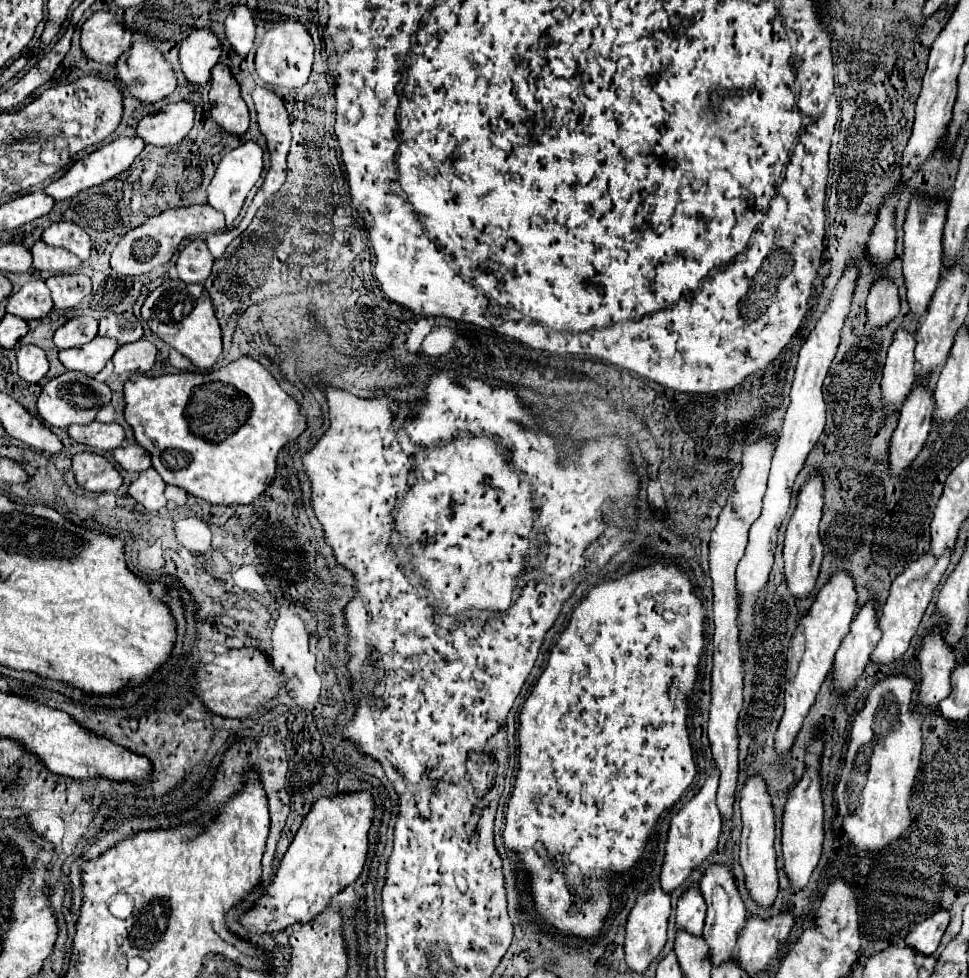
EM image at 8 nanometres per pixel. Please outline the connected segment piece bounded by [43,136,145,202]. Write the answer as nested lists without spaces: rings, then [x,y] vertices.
[[[135,136],[133,138],[117,138],[117,140],[109,142],[109,144],[105,144],[103,148],[99,148],[99,150],[83,156],[81,160],[77,160],[59,180],[51,182],[43,192],[47,196],[53,196],[55,202],[73,198],[77,192],[81,192],[85,188],[91,188],[91,186],[99,186],[99,184],[103,184],[103,182],[119,176],[121,172],[125,172],[133,164],[133,160],[139,156],[139,152],[143,148],[145,148],[145,144],[143,144],[141,138],[135,138]]]

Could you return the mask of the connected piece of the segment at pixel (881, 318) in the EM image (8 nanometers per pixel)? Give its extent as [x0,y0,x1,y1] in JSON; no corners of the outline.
[867,280,899,330]

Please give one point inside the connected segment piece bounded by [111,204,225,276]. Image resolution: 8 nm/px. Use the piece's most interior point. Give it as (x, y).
(153, 244)

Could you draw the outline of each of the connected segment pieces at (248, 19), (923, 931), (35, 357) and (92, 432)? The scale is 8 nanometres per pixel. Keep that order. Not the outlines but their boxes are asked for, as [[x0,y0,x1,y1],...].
[[225,6,255,56],[905,910,951,954],[17,346,49,382],[69,422,125,450]]

